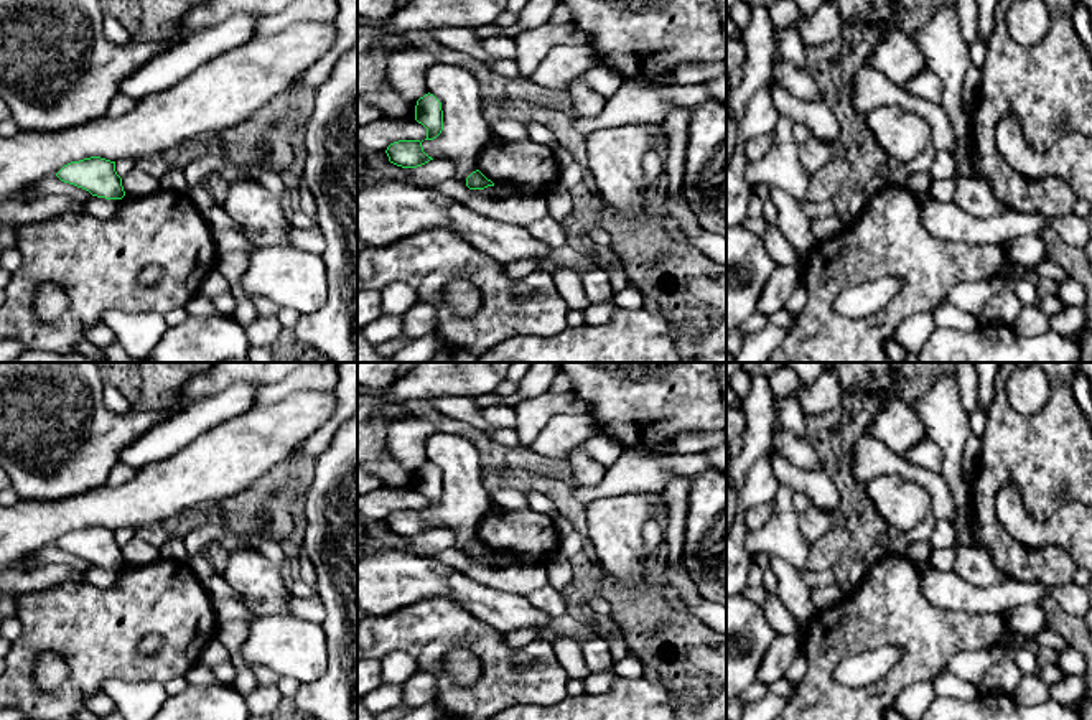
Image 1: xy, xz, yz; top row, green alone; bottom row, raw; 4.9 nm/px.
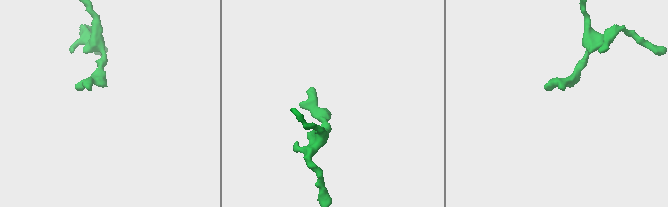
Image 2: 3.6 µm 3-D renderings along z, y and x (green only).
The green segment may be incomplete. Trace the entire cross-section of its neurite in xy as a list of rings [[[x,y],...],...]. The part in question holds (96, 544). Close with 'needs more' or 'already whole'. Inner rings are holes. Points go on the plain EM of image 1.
[[[100,526],[71,531],[56,545],[97,567],[122,568],[125,565],[122,547],[115,540],[115,531]]] | already whole

